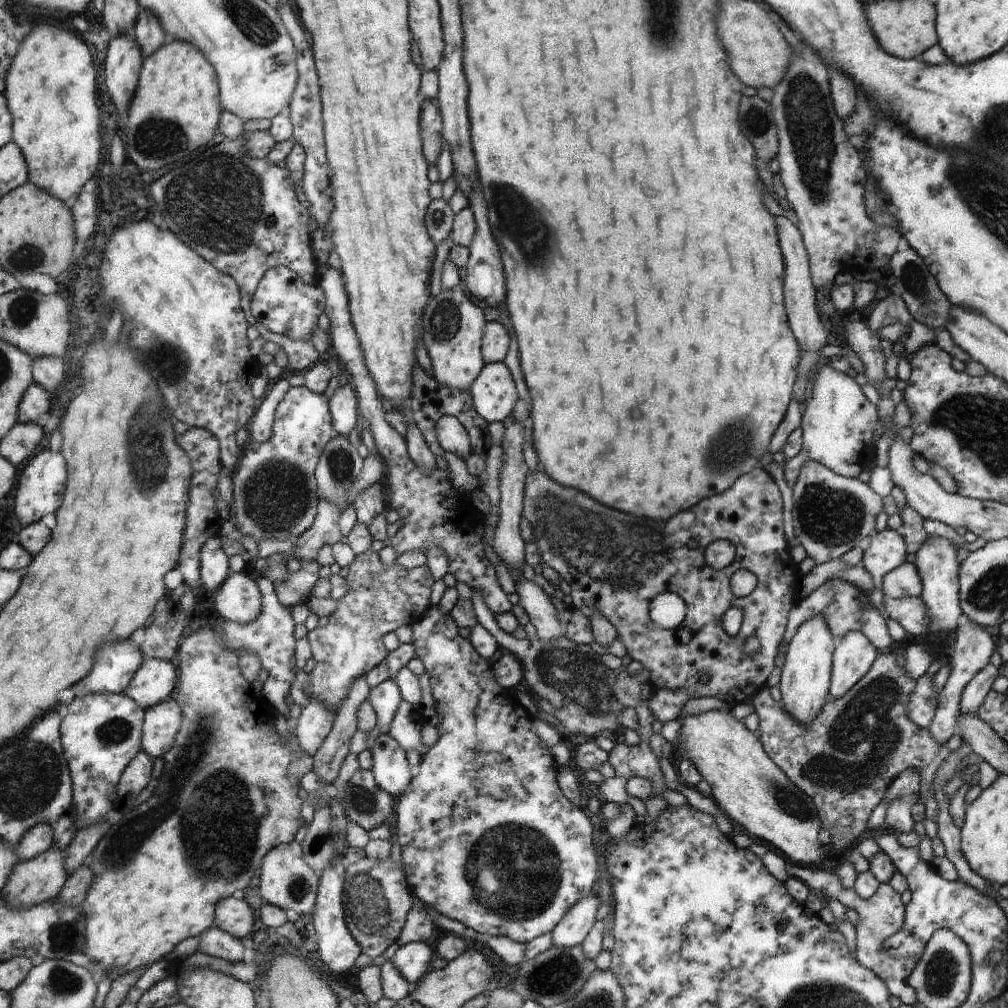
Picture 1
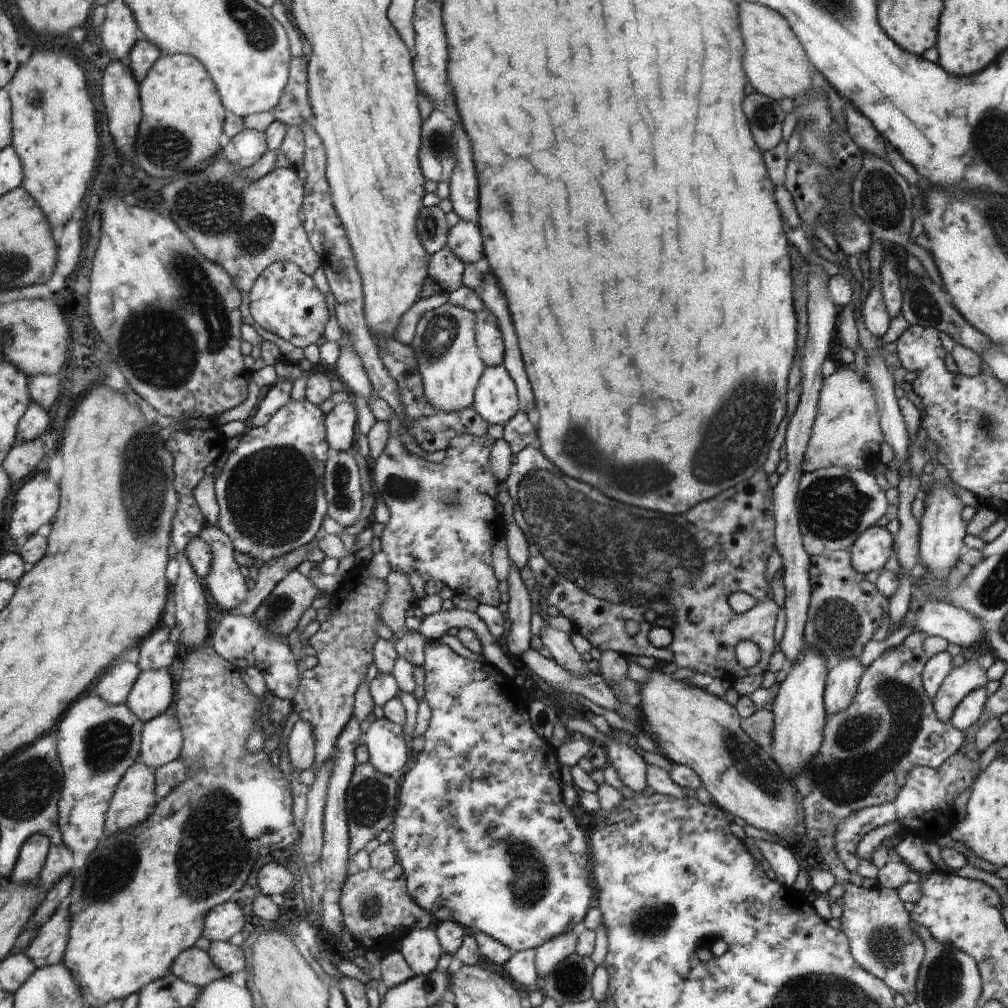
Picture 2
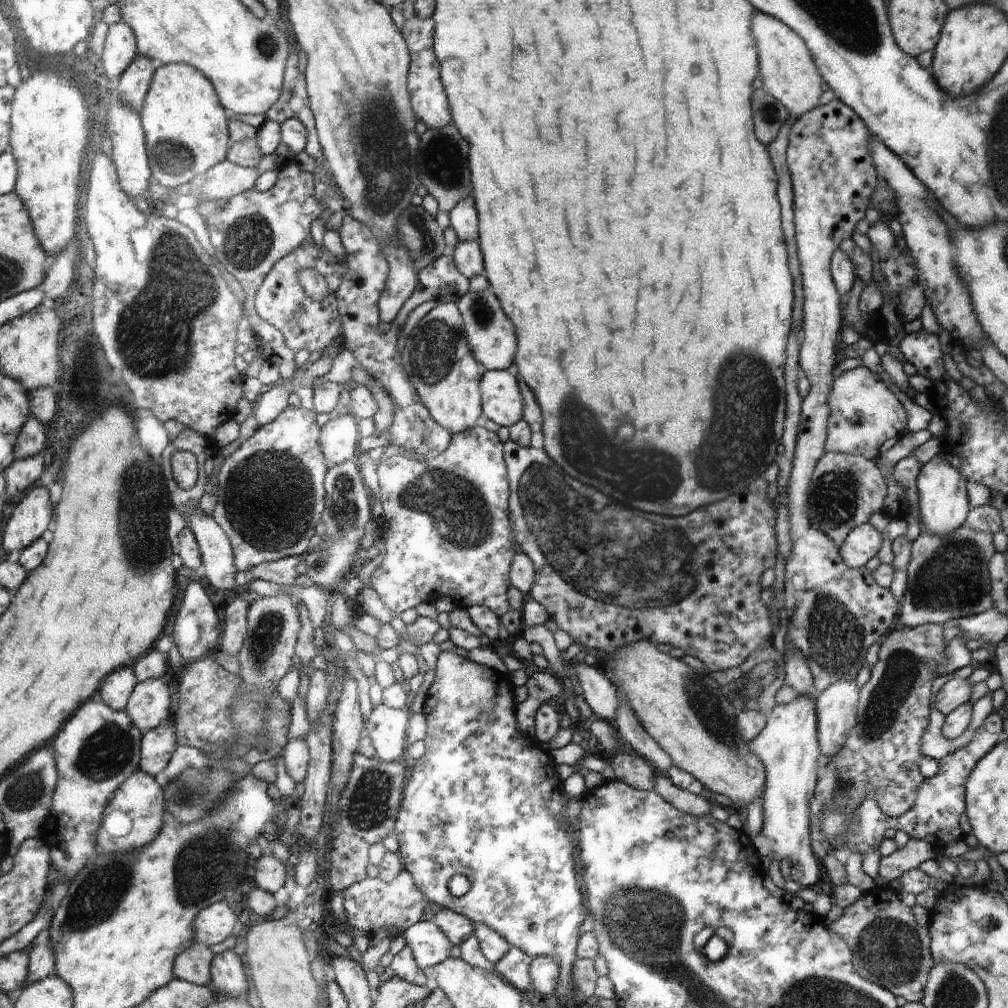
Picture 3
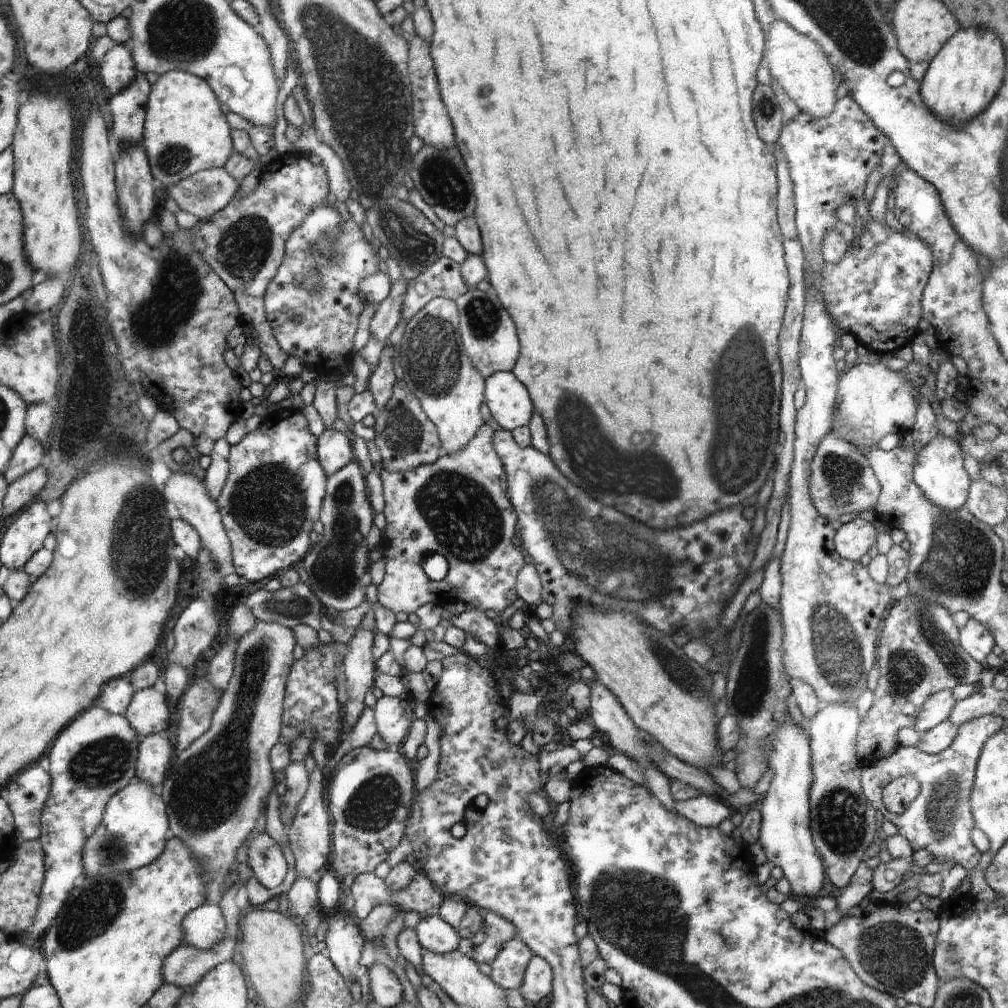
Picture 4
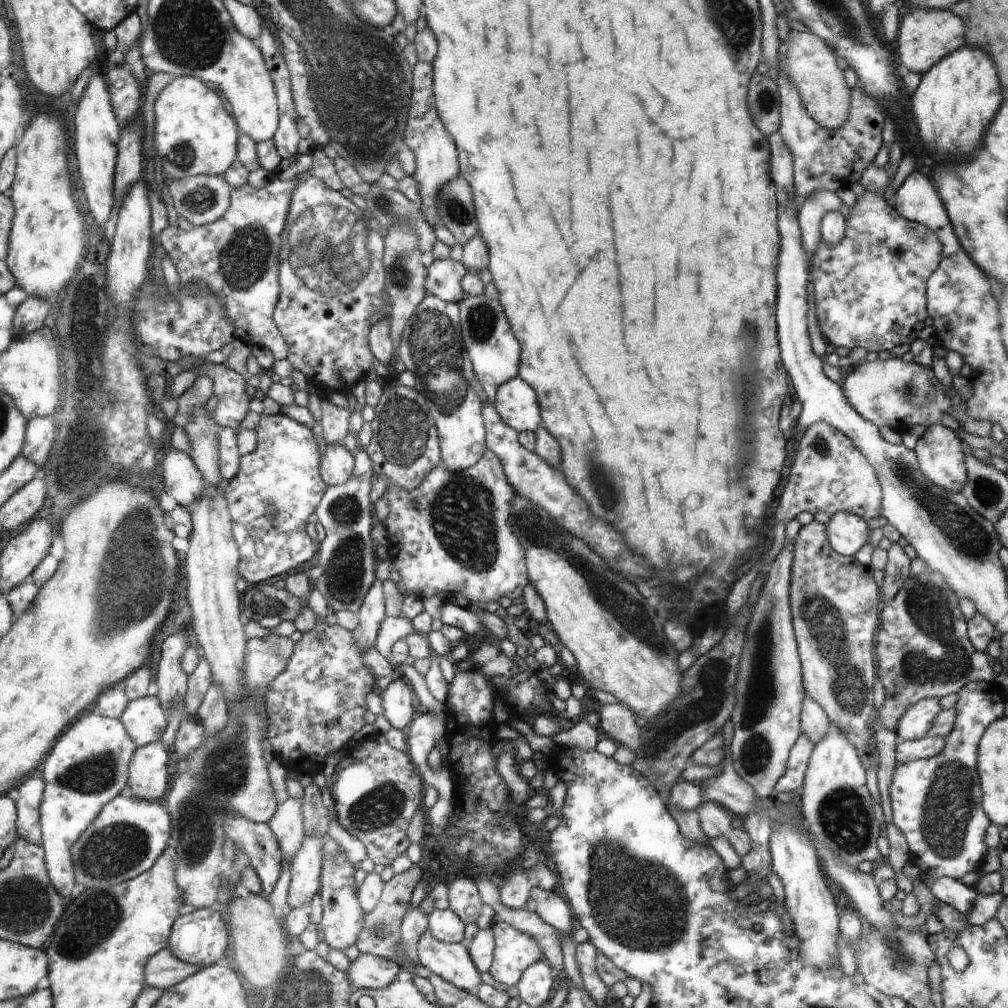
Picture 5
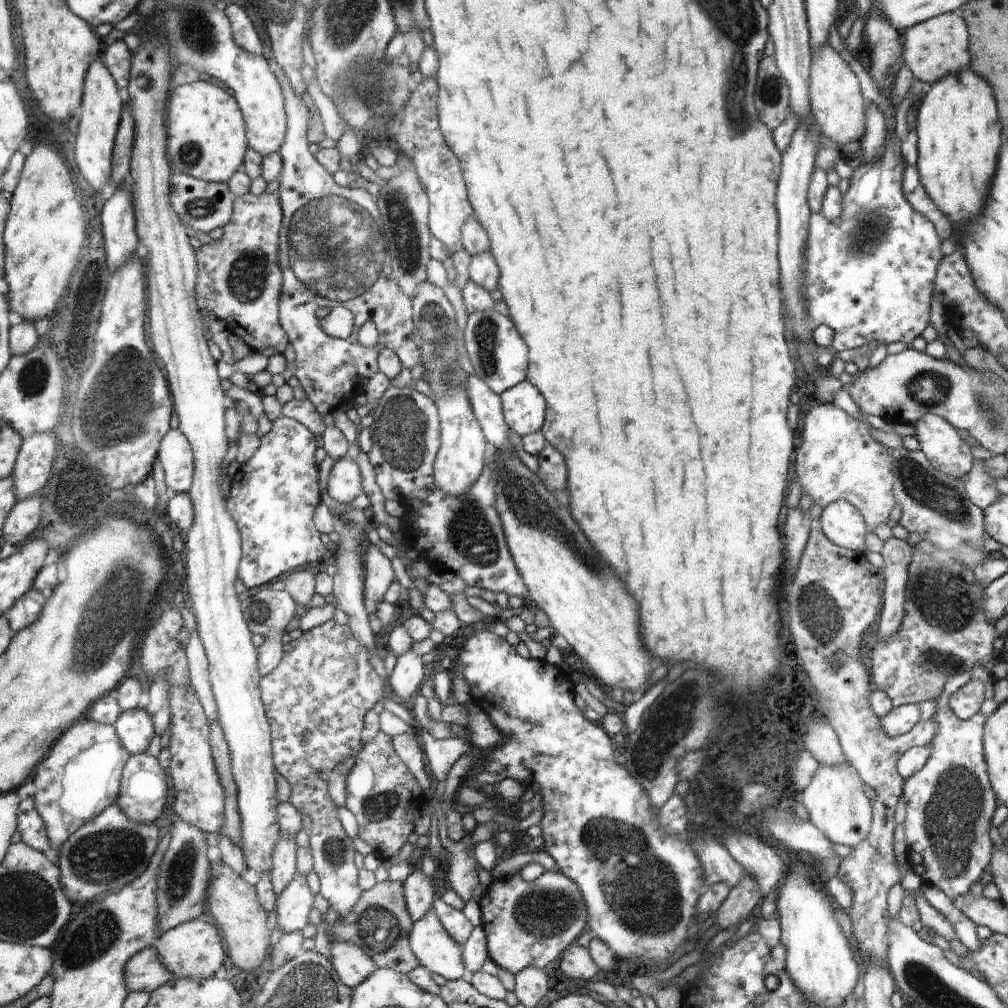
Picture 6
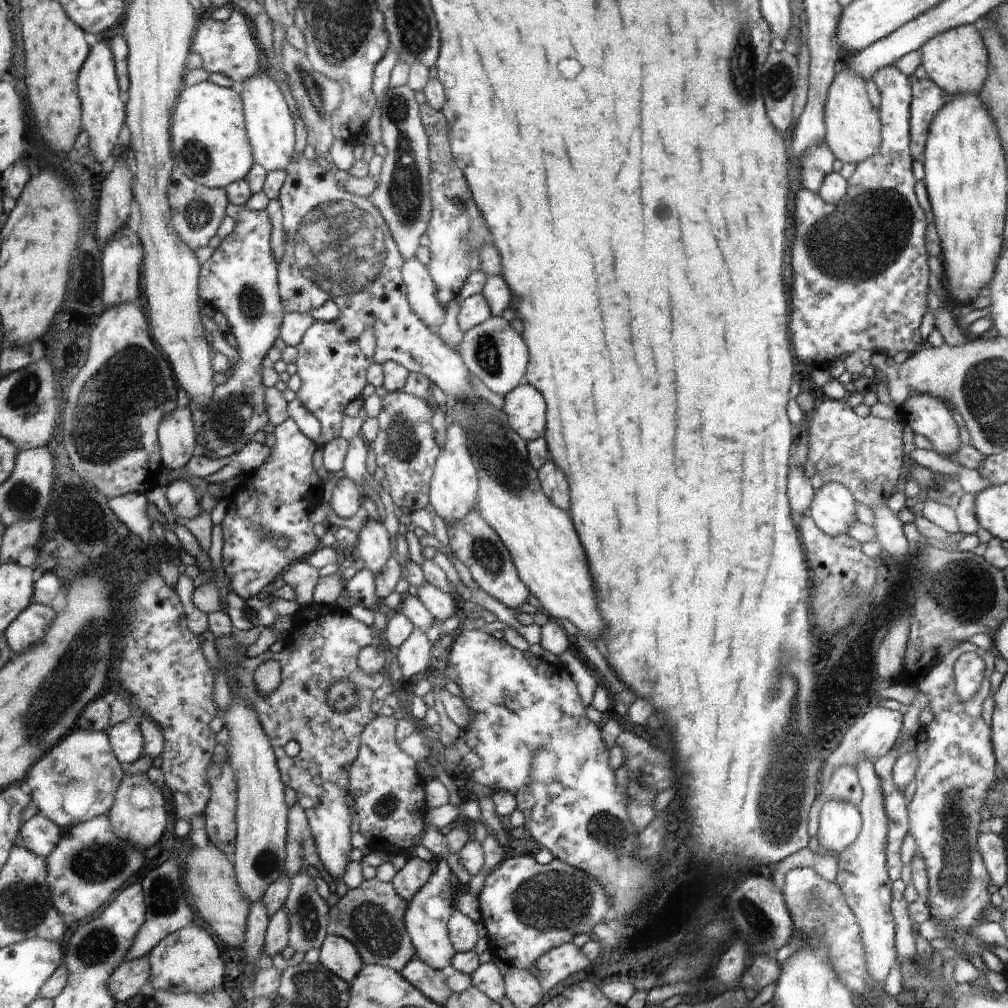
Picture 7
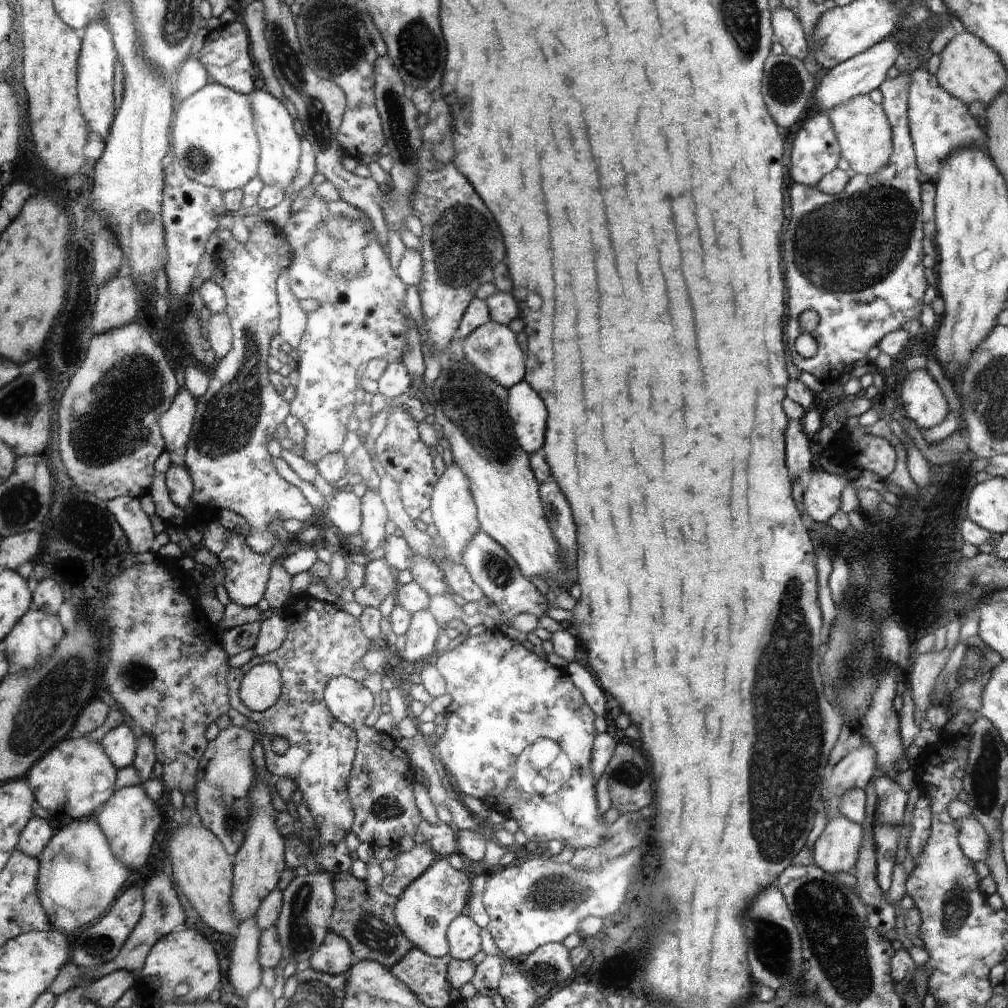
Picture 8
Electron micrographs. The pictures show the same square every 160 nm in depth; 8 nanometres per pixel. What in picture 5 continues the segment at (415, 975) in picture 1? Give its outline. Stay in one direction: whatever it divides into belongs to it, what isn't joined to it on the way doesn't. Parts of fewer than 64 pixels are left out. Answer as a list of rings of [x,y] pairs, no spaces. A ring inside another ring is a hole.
[[[434,909],[429,914],[431,935],[447,943],[464,943],[464,922],[452,909]]]

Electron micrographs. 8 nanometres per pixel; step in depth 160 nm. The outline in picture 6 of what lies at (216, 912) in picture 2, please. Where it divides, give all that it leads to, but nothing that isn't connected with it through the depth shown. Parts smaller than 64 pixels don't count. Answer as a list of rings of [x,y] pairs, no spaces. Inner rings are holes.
[[[208,918],[190,920],[172,928],[169,932],[162,933],[154,947],[160,956],[160,960],[164,962],[164,966],[172,974],[172,979],[183,977],[196,980],[213,978],[216,970],[224,964],[222,960],[226,958],[222,938],[218,936],[216,928],[212,926],[212,922]]]

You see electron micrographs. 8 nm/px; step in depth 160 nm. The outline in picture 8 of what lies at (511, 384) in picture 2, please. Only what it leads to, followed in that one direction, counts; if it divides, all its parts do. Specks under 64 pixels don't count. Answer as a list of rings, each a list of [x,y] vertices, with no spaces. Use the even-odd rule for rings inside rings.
[[[525,380],[510,387],[509,413],[521,448],[531,456],[534,452],[542,452],[545,446],[546,406]]]

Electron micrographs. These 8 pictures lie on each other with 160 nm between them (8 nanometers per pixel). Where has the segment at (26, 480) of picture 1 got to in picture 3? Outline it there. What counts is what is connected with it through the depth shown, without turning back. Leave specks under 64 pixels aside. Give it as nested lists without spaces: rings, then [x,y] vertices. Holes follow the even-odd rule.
[[[48,487],[33,488],[26,495],[25,499],[18,502],[11,519],[7,525],[5,532],[5,547],[9,553],[14,550],[24,552],[28,546],[32,546],[38,538],[44,536],[44,532],[50,528],[54,520],[54,504],[52,504],[52,496]]]

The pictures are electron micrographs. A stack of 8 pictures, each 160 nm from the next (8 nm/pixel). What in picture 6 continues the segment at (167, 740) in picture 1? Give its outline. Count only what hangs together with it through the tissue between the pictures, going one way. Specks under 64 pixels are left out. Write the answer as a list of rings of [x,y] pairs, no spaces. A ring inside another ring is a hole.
[[[146,752],[134,754],[133,759],[125,767],[121,796],[118,796],[120,809],[128,813],[133,820],[148,824],[148,822],[155,822],[160,818],[164,804],[166,804],[166,796],[168,796],[168,784],[166,784],[166,776],[164,776],[164,770],[162,770],[158,758],[148,755]]]

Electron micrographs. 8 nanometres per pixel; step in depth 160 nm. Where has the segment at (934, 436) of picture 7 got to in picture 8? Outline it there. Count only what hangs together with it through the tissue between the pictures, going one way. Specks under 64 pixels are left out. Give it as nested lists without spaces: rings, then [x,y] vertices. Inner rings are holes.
[[[915,369],[908,373],[900,392],[900,400],[906,418],[913,420],[919,427],[938,426],[948,414],[942,390],[926,369]]]

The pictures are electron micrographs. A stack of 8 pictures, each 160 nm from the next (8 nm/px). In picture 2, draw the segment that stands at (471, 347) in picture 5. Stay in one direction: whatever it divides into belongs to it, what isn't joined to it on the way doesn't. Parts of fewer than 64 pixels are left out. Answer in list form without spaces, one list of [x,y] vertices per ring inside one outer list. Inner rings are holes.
[[[486,305],[474,316],[481,359],[491,367],[501,365],[505,360],[505,343],[497,316]]]

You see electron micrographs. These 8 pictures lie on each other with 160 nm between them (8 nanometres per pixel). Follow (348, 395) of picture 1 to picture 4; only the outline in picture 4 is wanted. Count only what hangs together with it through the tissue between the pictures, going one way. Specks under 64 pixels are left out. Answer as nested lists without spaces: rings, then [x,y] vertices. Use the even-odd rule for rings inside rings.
[[[328,427],[318,438],[318,456],[327,476],[353,460],[352,436]]]

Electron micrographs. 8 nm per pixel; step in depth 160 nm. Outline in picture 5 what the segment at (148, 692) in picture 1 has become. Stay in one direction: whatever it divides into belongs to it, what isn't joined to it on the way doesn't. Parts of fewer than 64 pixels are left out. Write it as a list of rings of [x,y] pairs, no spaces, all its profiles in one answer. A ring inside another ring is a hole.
[[[157,696],[129,701],[119,719],[139,747],[159,741],[166,728],[166,714]]]

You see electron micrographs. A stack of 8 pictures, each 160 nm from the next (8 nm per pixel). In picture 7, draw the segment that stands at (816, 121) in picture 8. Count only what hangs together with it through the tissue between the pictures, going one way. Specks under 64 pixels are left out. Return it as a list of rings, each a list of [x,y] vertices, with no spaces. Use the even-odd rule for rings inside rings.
[[[822,142],[822,144],[810,146],[804,152],[800,162],[802,162],[800,168],[798,168],[800,184],[806,190],[818,194],[826,176],[833,172],[833,164],[836,162],[834,154],[832,154],[825,142]]]

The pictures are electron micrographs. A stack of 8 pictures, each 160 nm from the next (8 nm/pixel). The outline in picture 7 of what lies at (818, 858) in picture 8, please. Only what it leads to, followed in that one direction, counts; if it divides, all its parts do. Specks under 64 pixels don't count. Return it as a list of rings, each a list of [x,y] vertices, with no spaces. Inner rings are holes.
[[[828,800],[821,806],[816,834],[819,845],[826,848],[828,854],[845,851],[854,840],[857,840],[861,828],[861,810],[858,809],[858,805],[840,800]]]

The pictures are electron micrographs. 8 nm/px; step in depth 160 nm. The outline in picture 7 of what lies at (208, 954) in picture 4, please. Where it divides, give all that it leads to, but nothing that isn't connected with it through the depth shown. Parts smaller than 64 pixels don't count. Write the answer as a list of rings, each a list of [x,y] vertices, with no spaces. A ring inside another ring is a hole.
[[[149,956],[125,961],[109,978],[109,992],[117,1003],[126,1003],[140,992],[146,992],[150,980]]]

